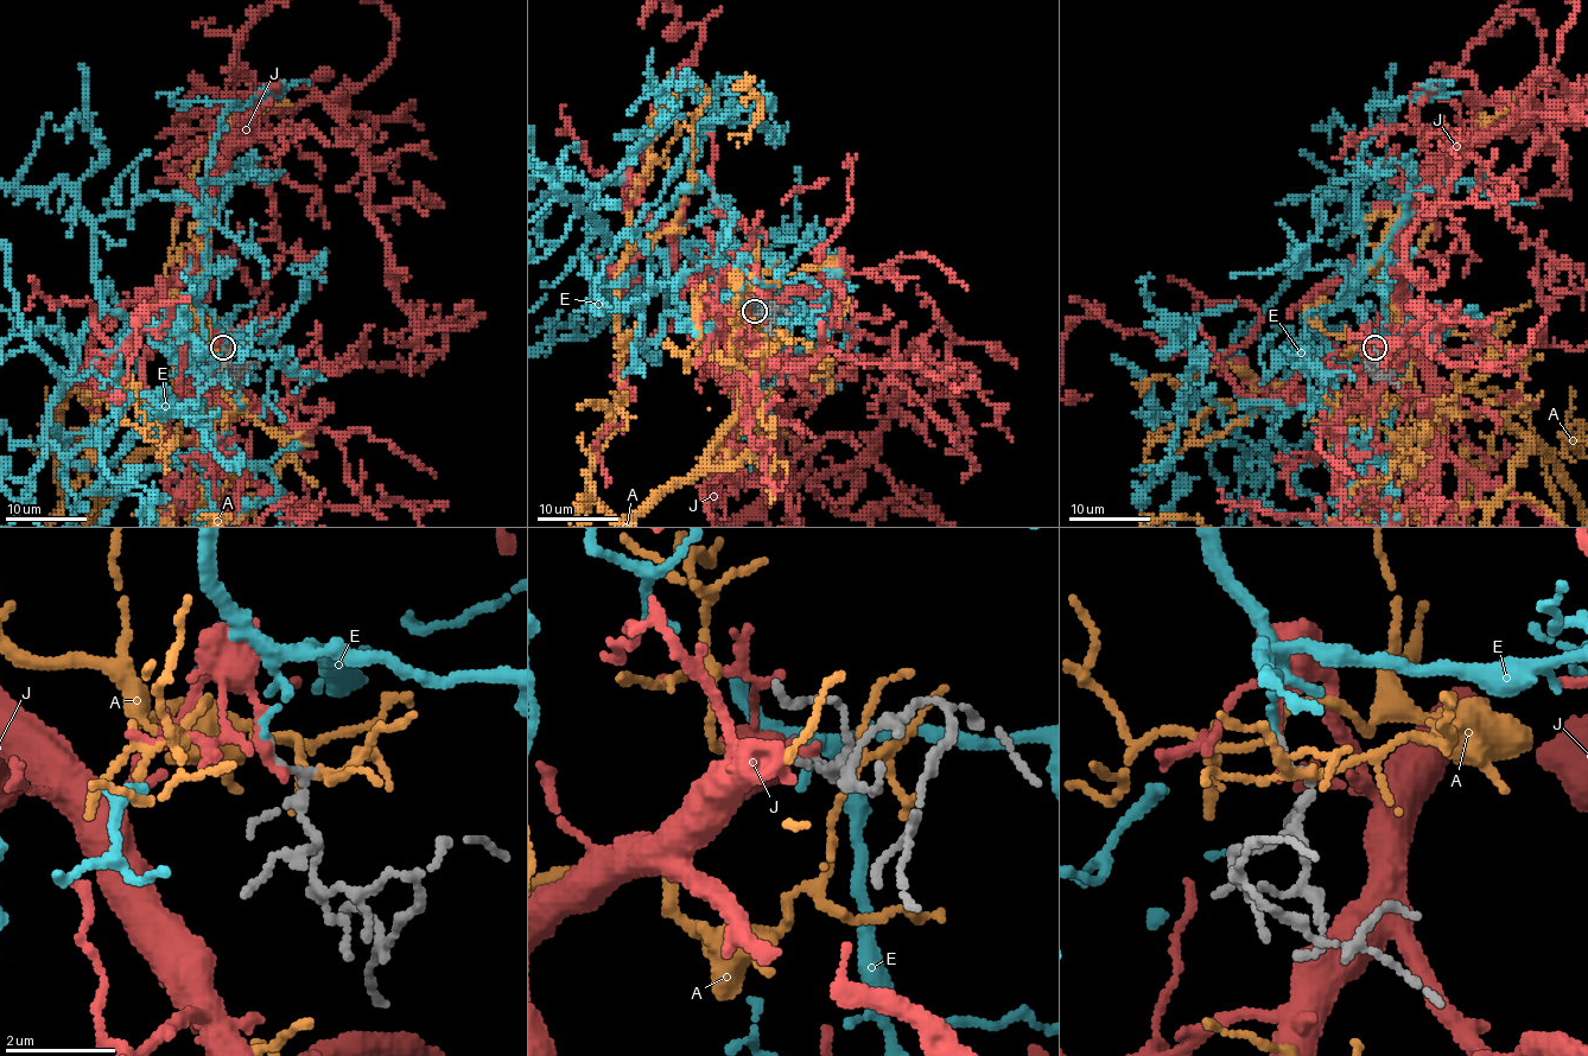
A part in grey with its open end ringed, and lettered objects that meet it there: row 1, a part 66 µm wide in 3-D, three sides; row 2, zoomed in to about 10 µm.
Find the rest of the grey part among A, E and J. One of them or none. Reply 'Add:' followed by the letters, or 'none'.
Add: E

